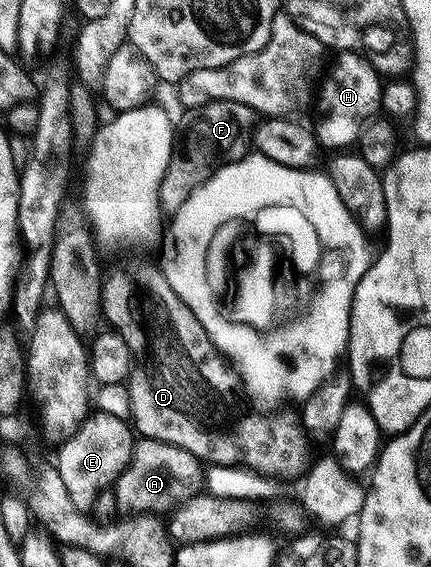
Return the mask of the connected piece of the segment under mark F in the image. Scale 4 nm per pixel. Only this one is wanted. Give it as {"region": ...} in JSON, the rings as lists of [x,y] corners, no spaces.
{"region":[[[211,101],[187,116],[188,122],[175,134],[172,158],[160,184],[160,208],[168,215],[175,215],[218,170],[249,156],[250,130],[258,120],[252,109],[233,101]]]}

